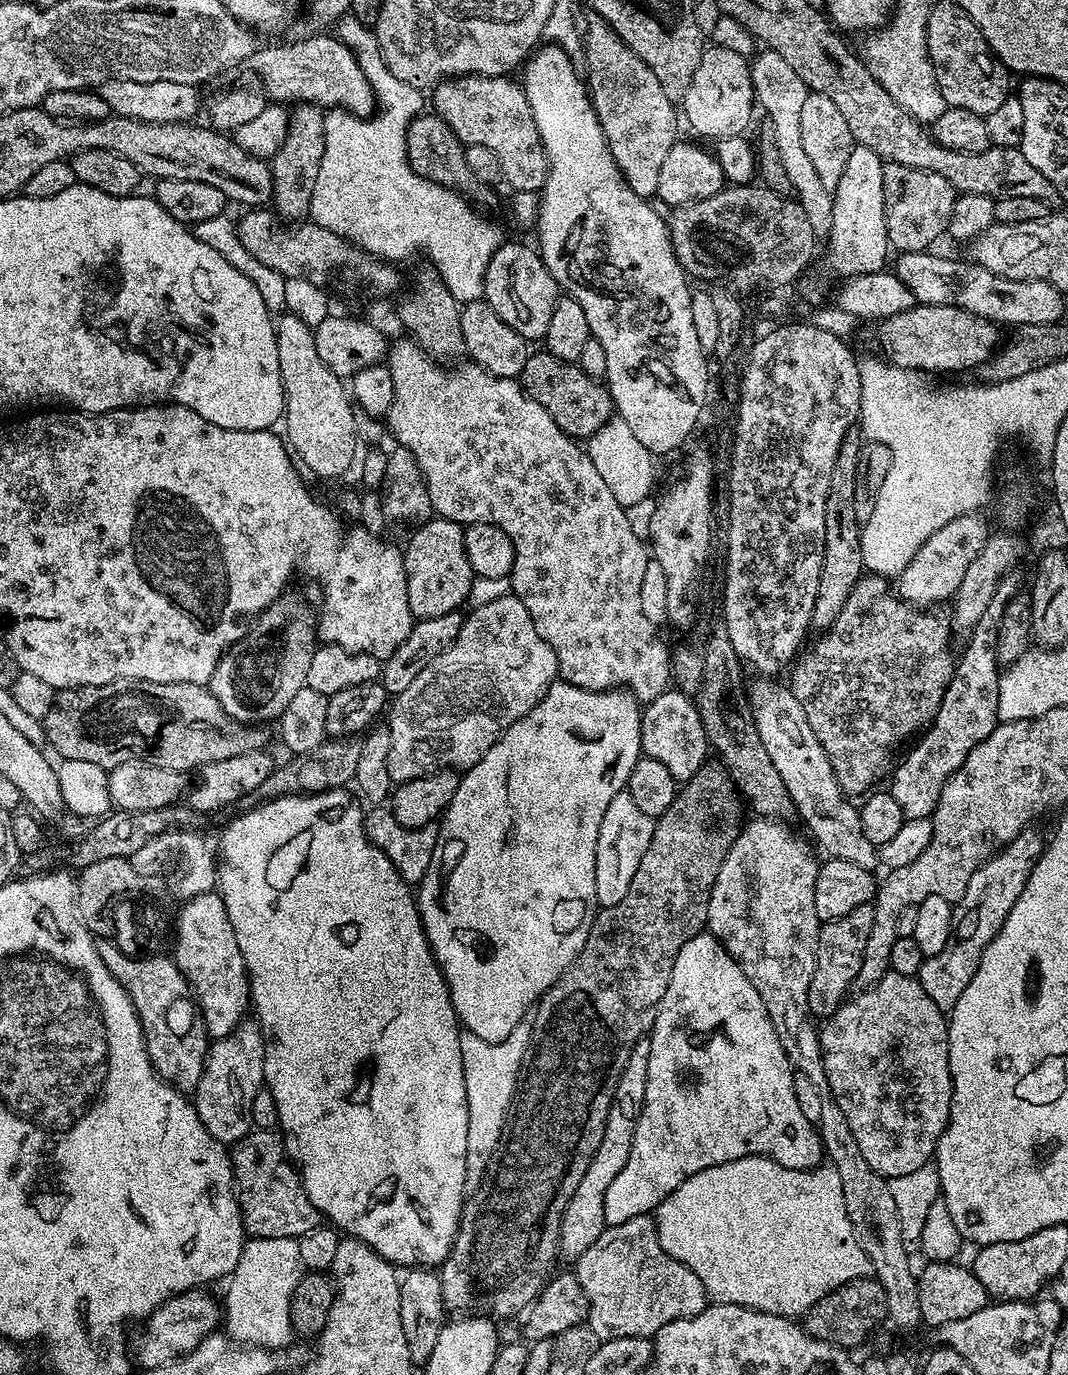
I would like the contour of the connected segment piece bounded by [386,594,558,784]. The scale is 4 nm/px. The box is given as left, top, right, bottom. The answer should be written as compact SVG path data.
M496 596L478 605L464 616L462 630L458 630L458 638L454 638L451 646L442 650L442 654L410 682L409 688L391 701L386 712L386 726L390 730L390 778L401 784L419 776L429 776L440 768L473 768L506 729L514 726L518 718L544 697L557 676L558 658L554 650L550 650L542 634L538 634L530 610L526 610L516 596Z

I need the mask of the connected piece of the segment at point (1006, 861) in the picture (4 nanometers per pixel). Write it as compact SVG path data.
M1035 827L1027 828L1005 848L994 853L985 864L978 866L978 870L974 870L966 886L966 894L953 903L950 938L946 938L946 946L940 953L924 957L918 977L920 985L926 994L930 994L934 1006L945 1014L951 1013L958 998L962 998L962 990L970 986L978 970L978 962L982 962L982 954L986 954L986 946L994 942L998 930L1002 930L1006 922L1006 914L1014 910L1018 894L1026 890L1026 882L1040 861L1046 843L1045 837L1040 837L1036 831Z

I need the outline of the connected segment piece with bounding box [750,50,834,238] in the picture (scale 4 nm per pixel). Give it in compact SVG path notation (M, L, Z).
M771 50L761 51L757 60L751 61L752 70L752 94L757 105L764 107L764 116L774 125L774 135L778 141L778 155L782 158L782 166L786 169L786 175L790 178L790 186L797 204L806 210L806 219L810 221L810 227L818 238L826 238L830 232L832 218L834 216L834 202L832 192L822 186L818 178L817 170L813 162L806 154L802 146L801 137L801 107L806 101L809 90L794 74L794 70L782 58L782 54Z

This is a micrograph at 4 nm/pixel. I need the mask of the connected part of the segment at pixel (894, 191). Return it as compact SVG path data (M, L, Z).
M885 163L882 170L882 186L884 187L884 221L888 243L897 253L927 252L932 243L948 231L950 214L954 210L954 202L958 195L954 186L942 178L942 174L930 174L930 170L914 170L914 166Z

